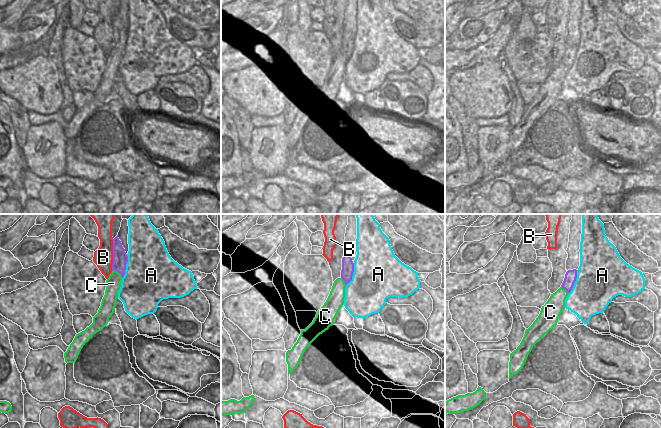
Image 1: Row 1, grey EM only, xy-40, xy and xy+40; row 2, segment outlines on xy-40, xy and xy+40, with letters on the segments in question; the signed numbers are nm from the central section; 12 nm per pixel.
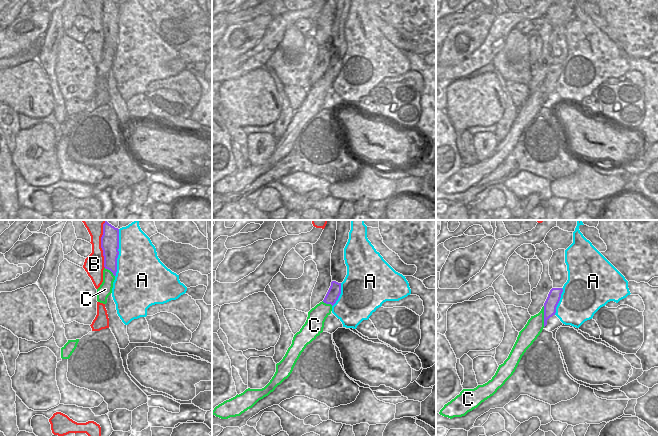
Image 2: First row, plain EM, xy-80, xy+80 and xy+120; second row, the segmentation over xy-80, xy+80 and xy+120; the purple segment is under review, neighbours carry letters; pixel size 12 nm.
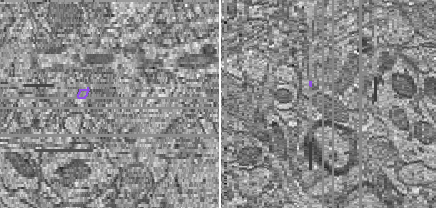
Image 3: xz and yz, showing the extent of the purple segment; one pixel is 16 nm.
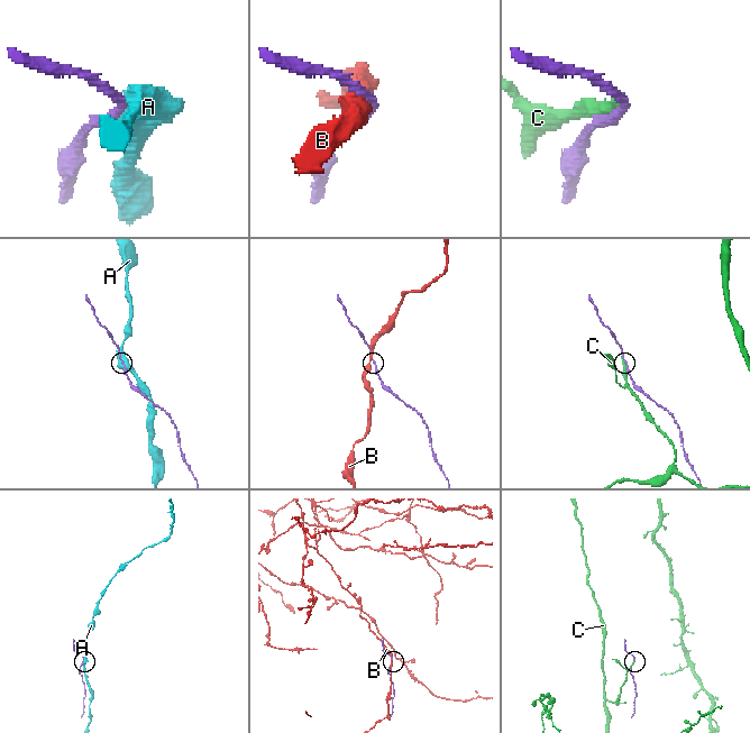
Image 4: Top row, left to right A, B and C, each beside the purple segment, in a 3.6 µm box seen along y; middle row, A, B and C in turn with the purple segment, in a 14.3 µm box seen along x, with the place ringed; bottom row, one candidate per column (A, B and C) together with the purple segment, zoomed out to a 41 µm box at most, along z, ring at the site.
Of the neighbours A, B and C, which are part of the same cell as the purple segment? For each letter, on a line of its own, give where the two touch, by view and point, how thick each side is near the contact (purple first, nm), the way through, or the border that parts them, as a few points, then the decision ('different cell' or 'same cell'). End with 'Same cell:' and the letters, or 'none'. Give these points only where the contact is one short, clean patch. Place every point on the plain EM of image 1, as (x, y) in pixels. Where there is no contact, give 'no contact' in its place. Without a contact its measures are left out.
A: xy-40 (125, 42) | 180/480 nm | different cell
B: xy-40 (113, 31) | 180/240 nm | different cell
C: xy-40 (118, 48) | 180/190 nm | different cell
Same cell: none

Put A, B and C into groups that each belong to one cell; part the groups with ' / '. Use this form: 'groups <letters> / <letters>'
groups A / B / C

